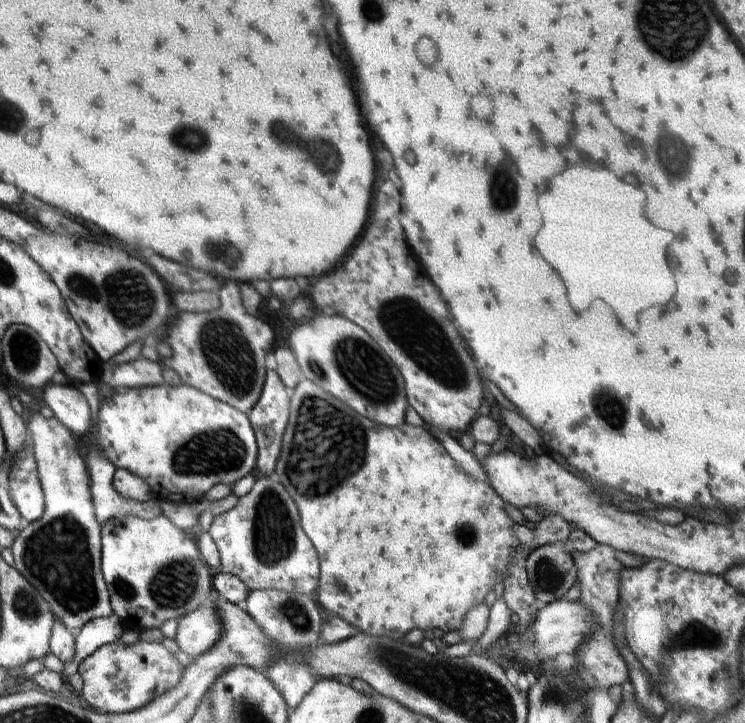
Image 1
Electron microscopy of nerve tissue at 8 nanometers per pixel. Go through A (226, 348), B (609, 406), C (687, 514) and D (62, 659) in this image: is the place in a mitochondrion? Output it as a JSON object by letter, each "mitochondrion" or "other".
{"A":"mitochondrion","B":"mitochondrion","C":"other","D":"other"}

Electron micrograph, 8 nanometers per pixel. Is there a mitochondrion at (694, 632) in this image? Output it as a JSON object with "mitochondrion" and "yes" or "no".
{"mitochondrion":"yes"}

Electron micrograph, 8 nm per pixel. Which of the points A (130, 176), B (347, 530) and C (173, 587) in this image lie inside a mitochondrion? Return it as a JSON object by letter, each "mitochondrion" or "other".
{"A":"other","B":"other","C":"mitochondrion"}

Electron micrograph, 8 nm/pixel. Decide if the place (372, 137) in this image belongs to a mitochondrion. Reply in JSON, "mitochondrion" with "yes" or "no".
{"mitochondrion":"no"}

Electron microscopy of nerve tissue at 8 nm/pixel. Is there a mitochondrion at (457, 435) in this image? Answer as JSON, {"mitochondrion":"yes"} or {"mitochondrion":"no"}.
{"mitochondrion":"no"}

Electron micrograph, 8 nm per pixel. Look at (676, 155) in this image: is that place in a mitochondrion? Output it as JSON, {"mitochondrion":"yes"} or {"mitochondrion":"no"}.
{"mitochondrion":"yes"}

